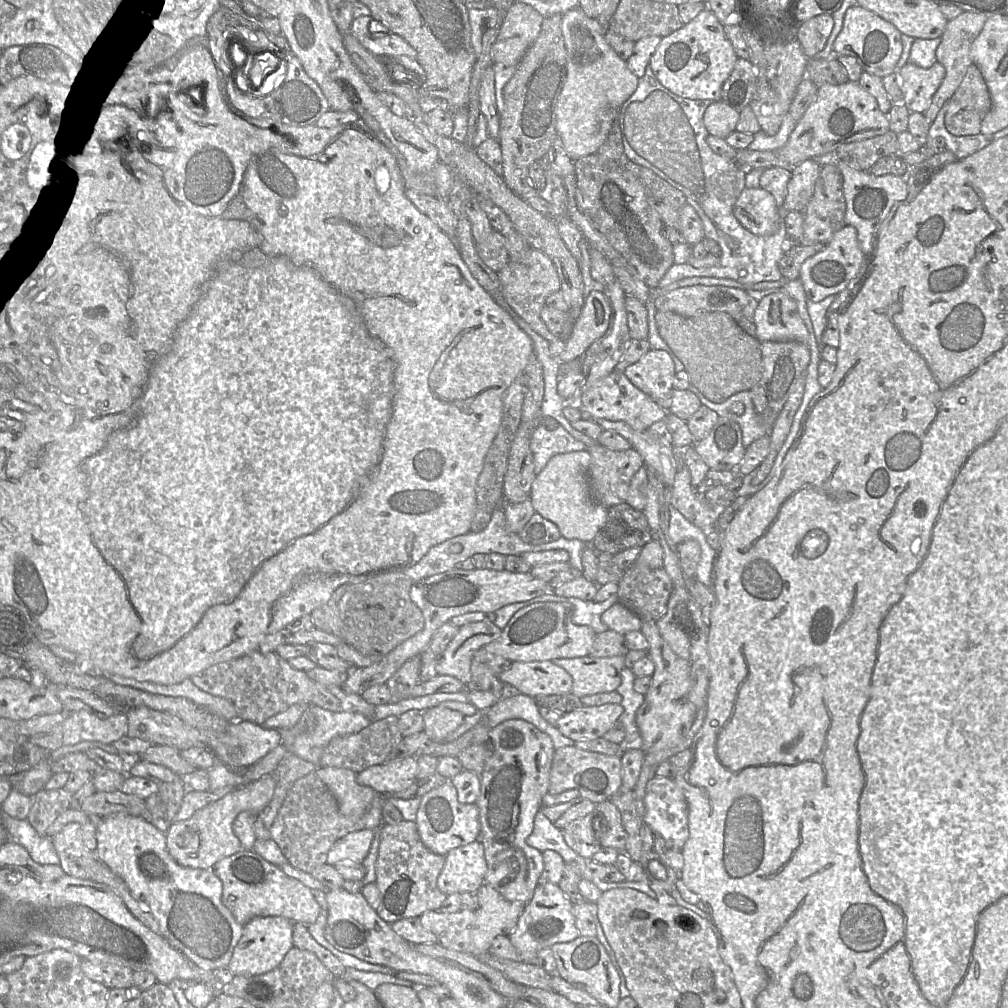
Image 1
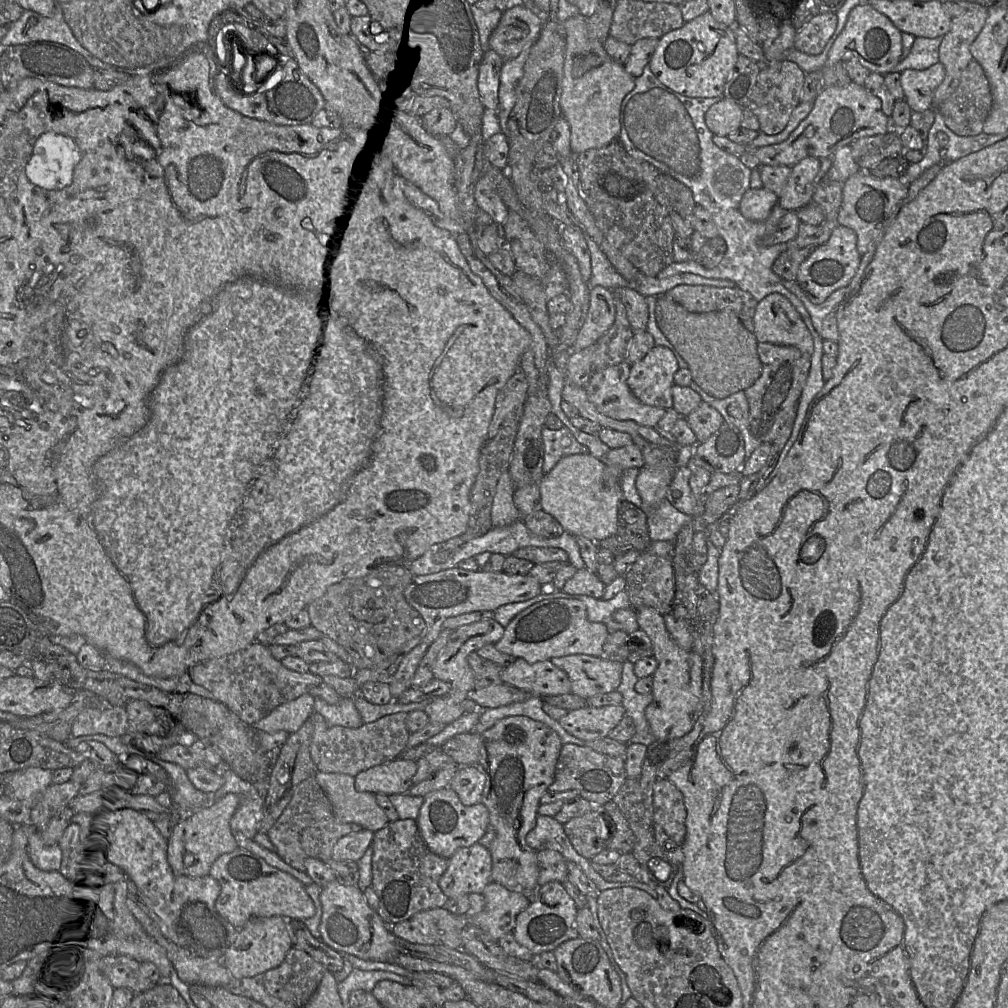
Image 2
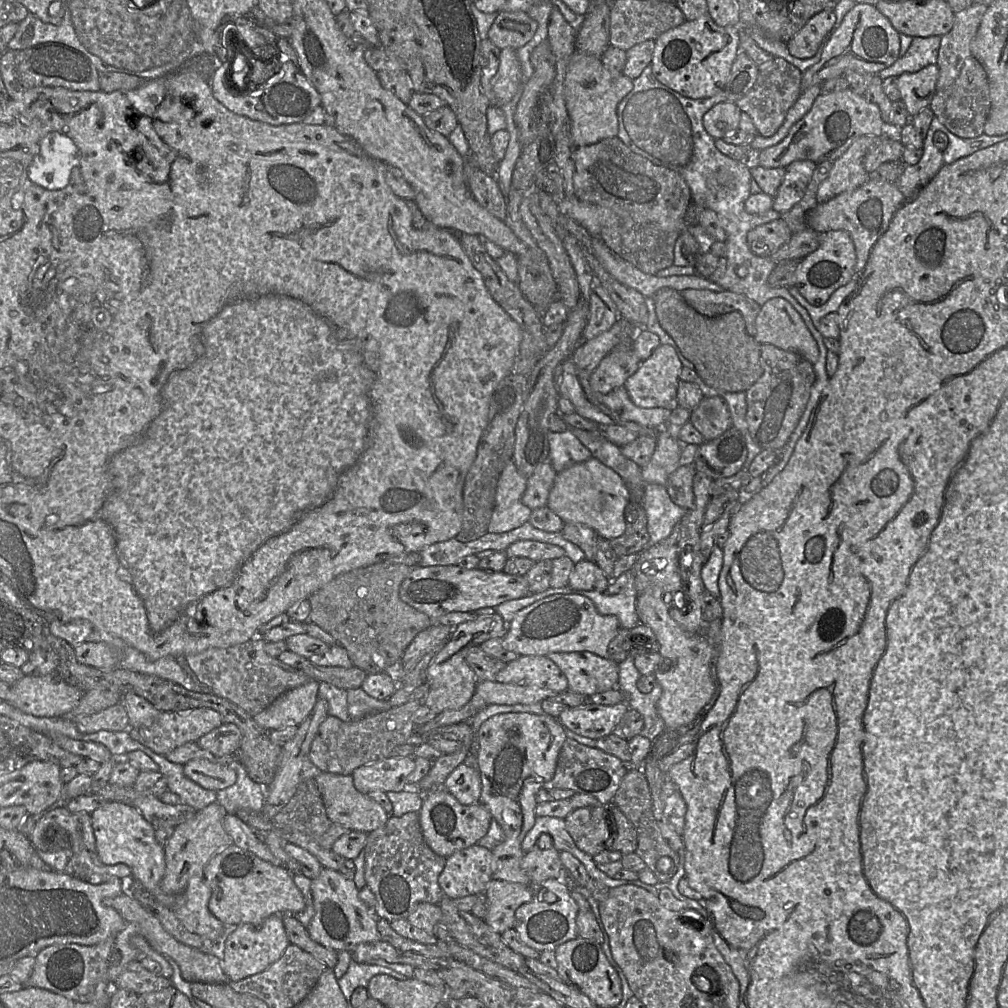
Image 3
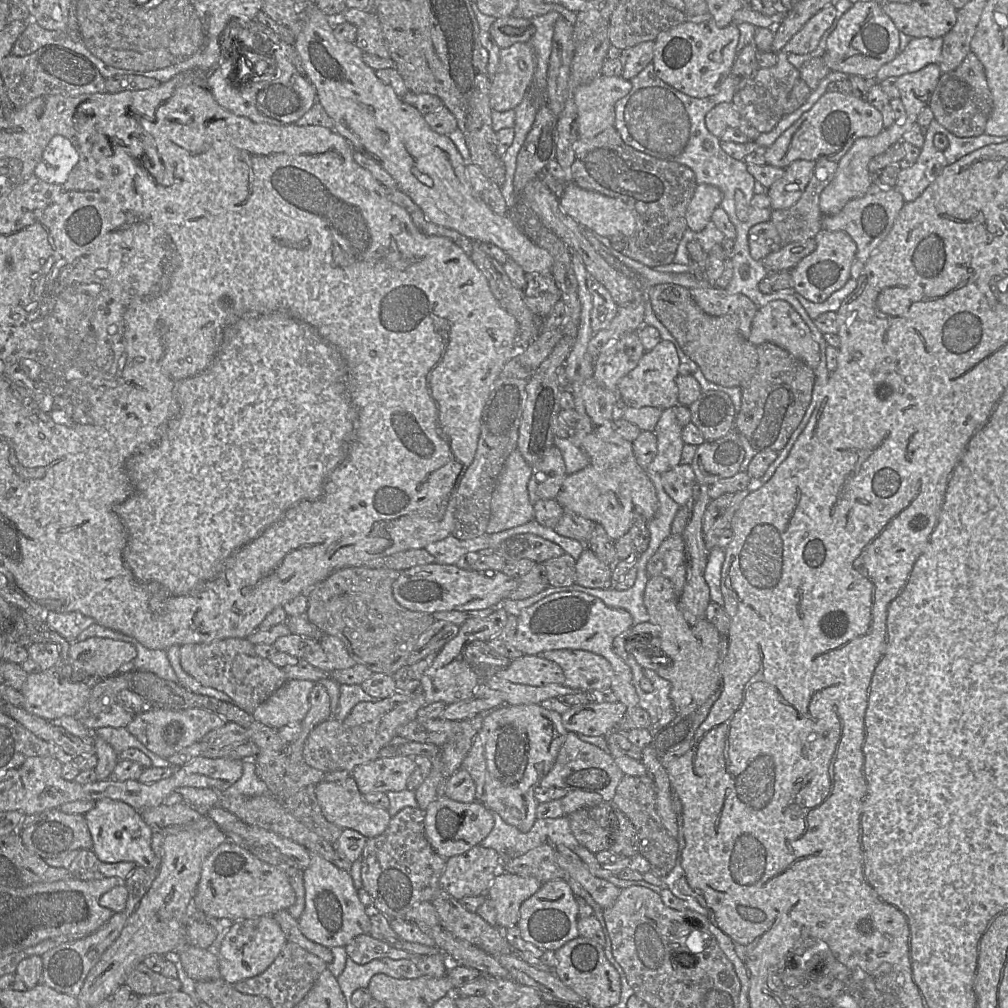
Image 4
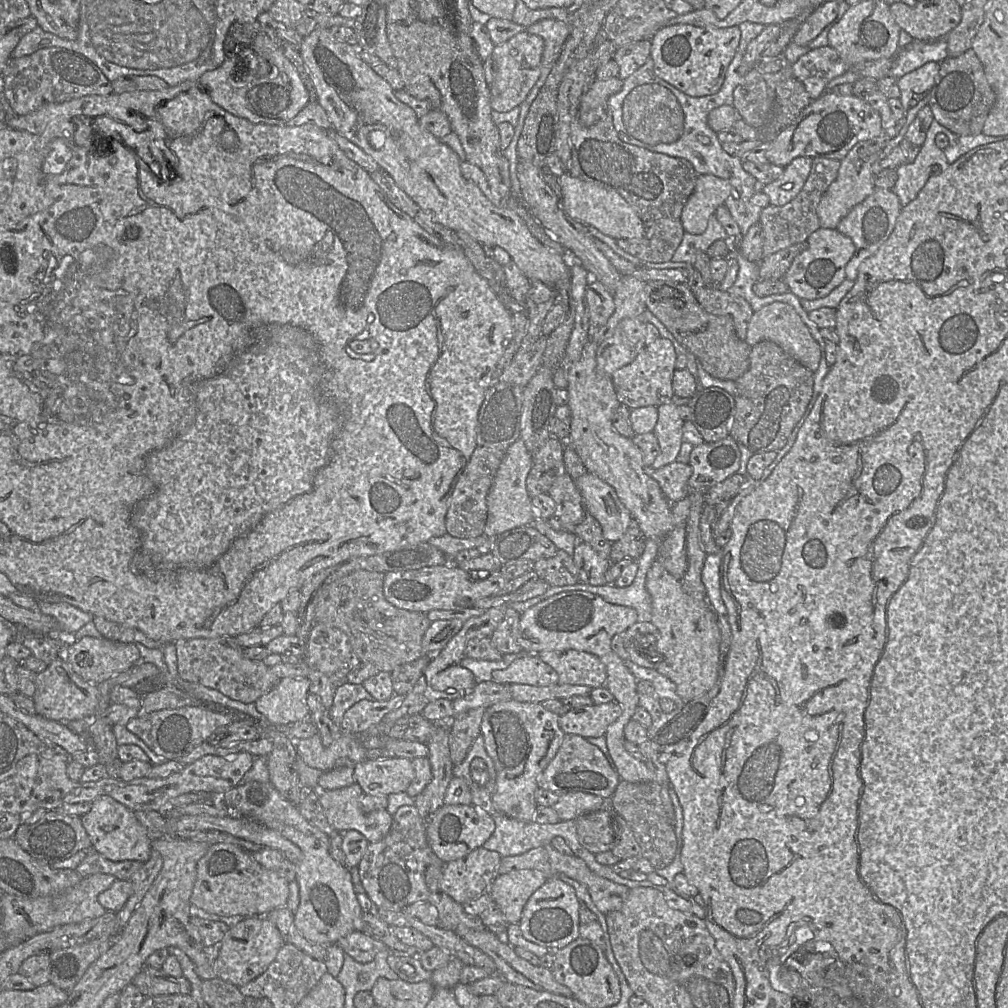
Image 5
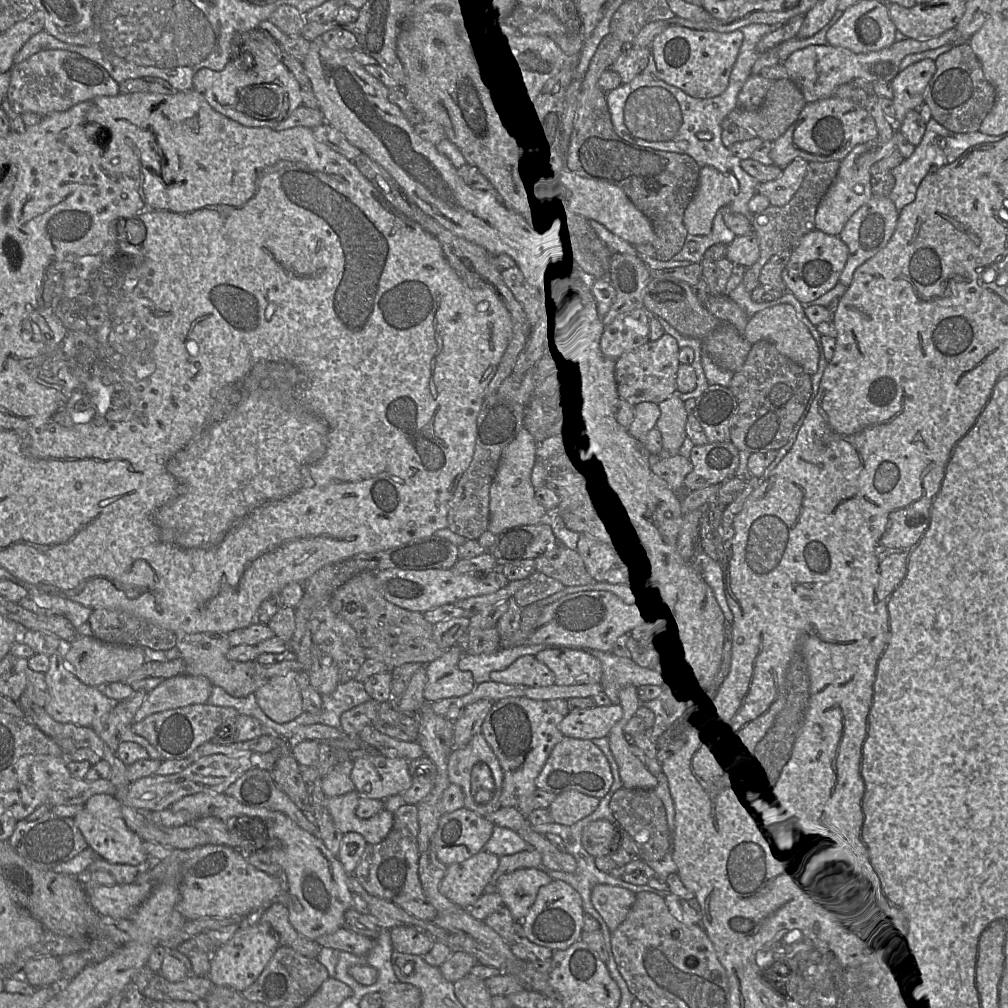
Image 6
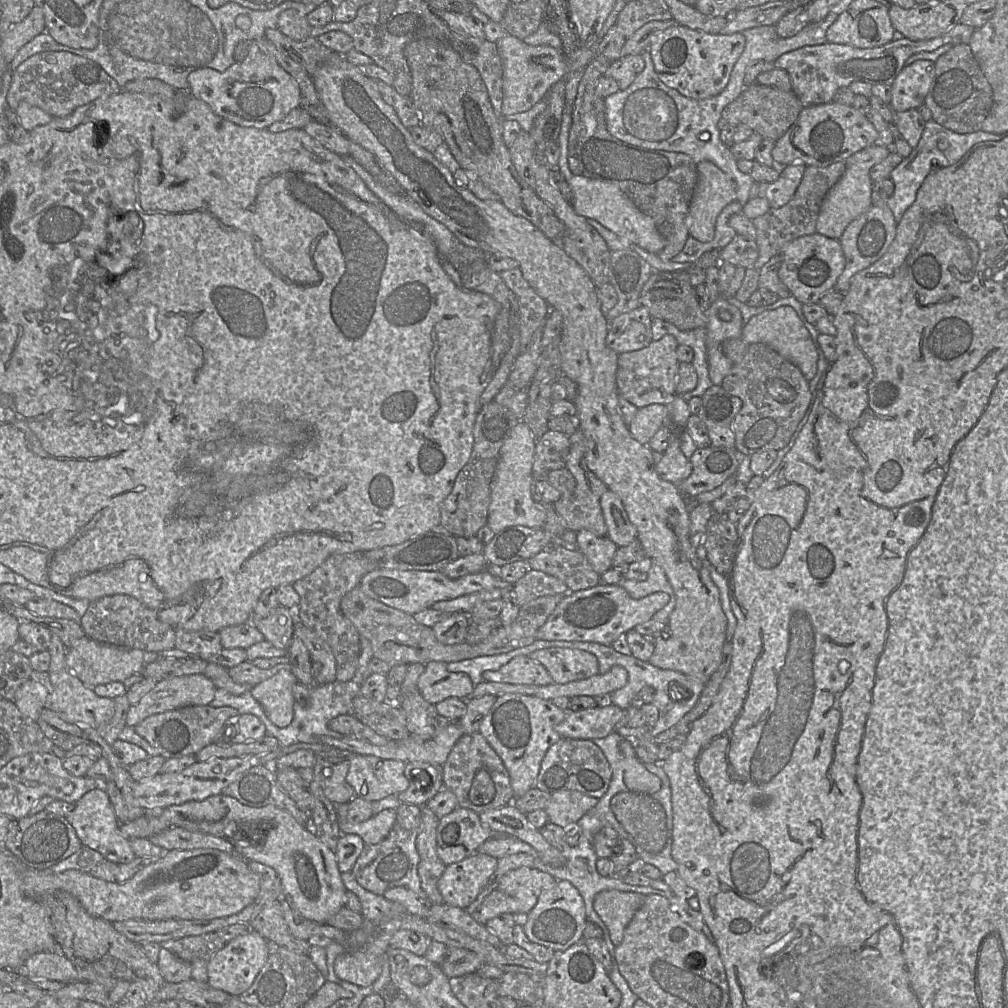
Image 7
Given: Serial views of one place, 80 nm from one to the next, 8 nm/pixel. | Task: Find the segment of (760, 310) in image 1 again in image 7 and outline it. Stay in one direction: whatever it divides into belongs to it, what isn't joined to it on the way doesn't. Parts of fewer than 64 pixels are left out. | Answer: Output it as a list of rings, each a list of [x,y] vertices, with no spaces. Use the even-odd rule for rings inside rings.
[[[782,306],[753,316],[744,325],[741,337],[747,344],[763,343],[768,345],[782,357],[796,365],[808,381],[812,380],[816,375],[817,350],[809,331],[791,306]]]

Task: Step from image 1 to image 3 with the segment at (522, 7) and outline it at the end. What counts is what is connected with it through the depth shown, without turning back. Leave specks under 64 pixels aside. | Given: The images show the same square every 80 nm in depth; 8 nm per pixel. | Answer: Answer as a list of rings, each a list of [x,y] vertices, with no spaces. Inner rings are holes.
[[[500,11],[488,32],[488,39],[500,50],[518,50],[531,40],[538,23],[523,11]]]

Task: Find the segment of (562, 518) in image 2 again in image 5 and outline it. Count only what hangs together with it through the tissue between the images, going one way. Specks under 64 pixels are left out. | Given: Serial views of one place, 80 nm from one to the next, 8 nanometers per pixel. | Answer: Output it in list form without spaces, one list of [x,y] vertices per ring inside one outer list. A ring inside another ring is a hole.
[[[589,472],[574,482],[582,496],[585,513],[599,522],[604,538],[611,543],[621,539],[632,517],[614,488]]]

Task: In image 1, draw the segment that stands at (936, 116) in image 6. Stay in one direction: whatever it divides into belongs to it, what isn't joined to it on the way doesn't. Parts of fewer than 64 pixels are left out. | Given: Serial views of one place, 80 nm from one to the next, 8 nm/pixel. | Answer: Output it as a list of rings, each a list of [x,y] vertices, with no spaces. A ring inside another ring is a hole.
[[[971,64],[959,87],[948,100],[946,130],[954,136],[981,133],[981,123],[992,107],[992,100],[980,70]]]

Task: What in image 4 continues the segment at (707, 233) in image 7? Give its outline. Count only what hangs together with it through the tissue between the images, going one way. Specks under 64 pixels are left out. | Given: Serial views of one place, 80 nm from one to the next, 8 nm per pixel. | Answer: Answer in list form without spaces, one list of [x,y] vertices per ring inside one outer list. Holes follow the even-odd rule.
[[[699,184],[688,204],[686,211],[687,228],[694,231],[702,231],[717,207],[720,207],[723,194],[713,185]]]

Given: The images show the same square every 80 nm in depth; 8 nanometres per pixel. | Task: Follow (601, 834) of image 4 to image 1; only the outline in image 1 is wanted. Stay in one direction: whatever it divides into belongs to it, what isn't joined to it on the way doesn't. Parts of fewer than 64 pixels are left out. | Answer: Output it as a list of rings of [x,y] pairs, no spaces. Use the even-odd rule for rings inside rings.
[[[594,813],[575,819],[562,830],[566,844],[582,859],[591,860],[592,856],[601,849],[600,832],[593,830]]]

